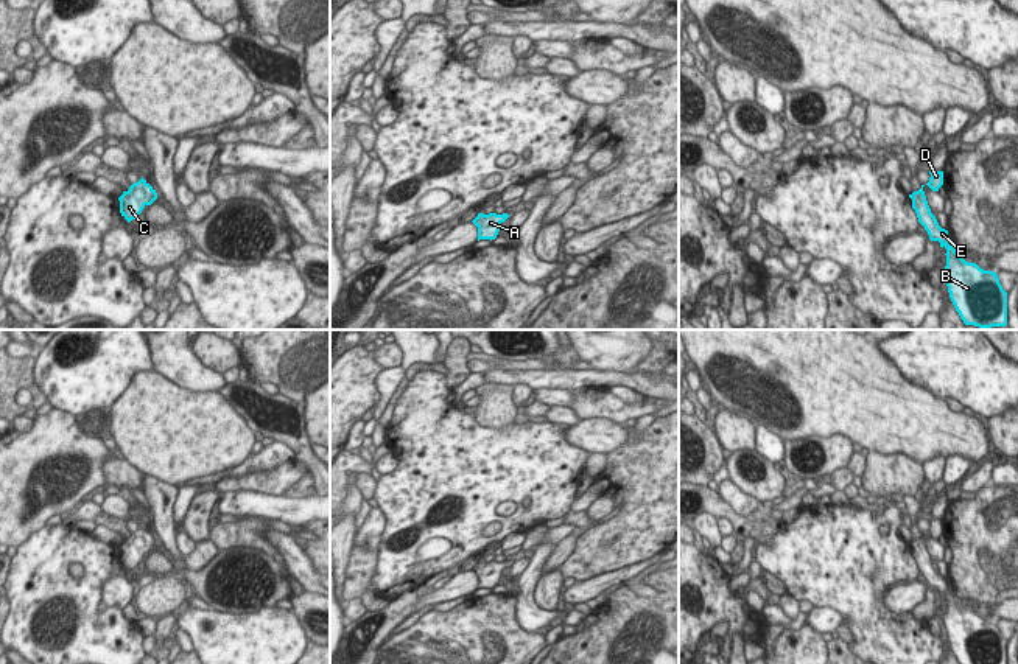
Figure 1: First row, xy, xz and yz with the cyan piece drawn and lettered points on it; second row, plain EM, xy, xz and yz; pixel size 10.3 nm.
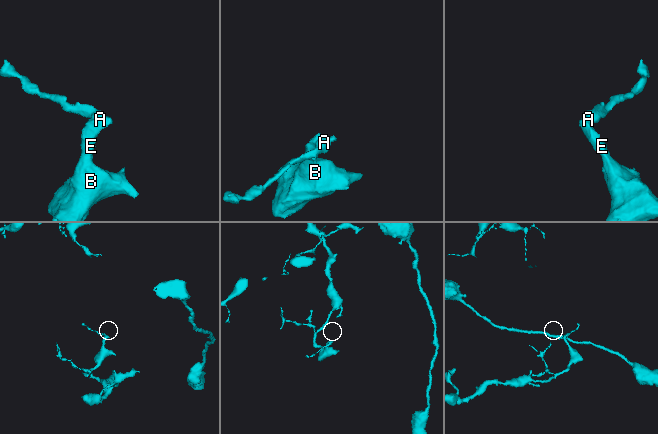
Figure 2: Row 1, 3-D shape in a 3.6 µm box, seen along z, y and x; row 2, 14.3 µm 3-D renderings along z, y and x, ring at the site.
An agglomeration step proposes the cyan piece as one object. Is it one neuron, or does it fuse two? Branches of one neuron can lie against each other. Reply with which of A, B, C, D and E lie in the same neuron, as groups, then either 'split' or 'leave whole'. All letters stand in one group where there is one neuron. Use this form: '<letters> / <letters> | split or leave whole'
A B C D E | leave whole

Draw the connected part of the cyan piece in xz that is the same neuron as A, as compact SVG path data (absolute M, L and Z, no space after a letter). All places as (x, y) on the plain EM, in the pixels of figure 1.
M478 561L478 564L472 569L478 575L478 589L479 588L495 588L501 572L509 566L507 561Z

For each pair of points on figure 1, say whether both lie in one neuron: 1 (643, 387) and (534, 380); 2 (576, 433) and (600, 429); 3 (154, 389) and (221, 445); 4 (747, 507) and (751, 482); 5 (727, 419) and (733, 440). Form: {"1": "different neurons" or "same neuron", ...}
{"1": "same neuron", "2": "same neuron", "3": "same neuron", "4": "different neurons", "5": "same neuron"}

